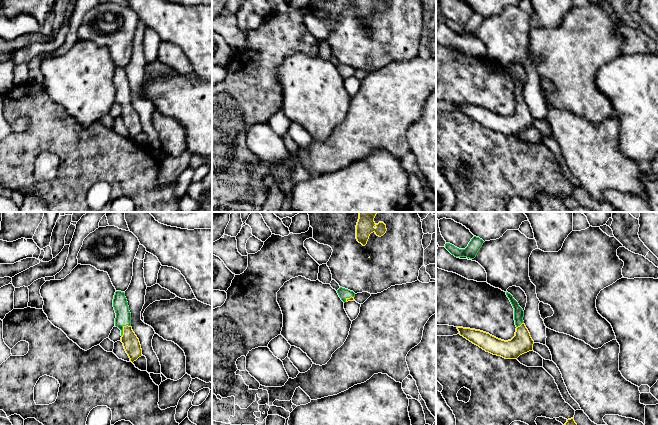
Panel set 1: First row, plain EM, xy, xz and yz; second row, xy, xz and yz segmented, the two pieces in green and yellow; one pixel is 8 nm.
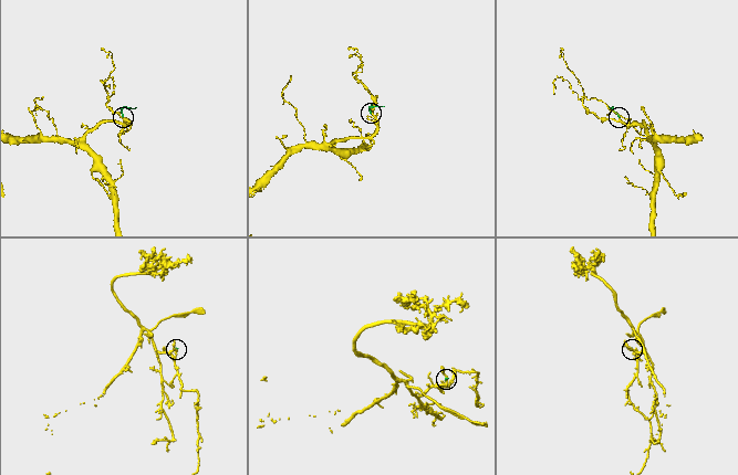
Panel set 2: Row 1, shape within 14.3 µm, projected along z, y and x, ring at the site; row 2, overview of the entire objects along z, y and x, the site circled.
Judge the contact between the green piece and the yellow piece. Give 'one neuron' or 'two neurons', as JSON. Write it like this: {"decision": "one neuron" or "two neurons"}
{"decision": "one neuron"}

